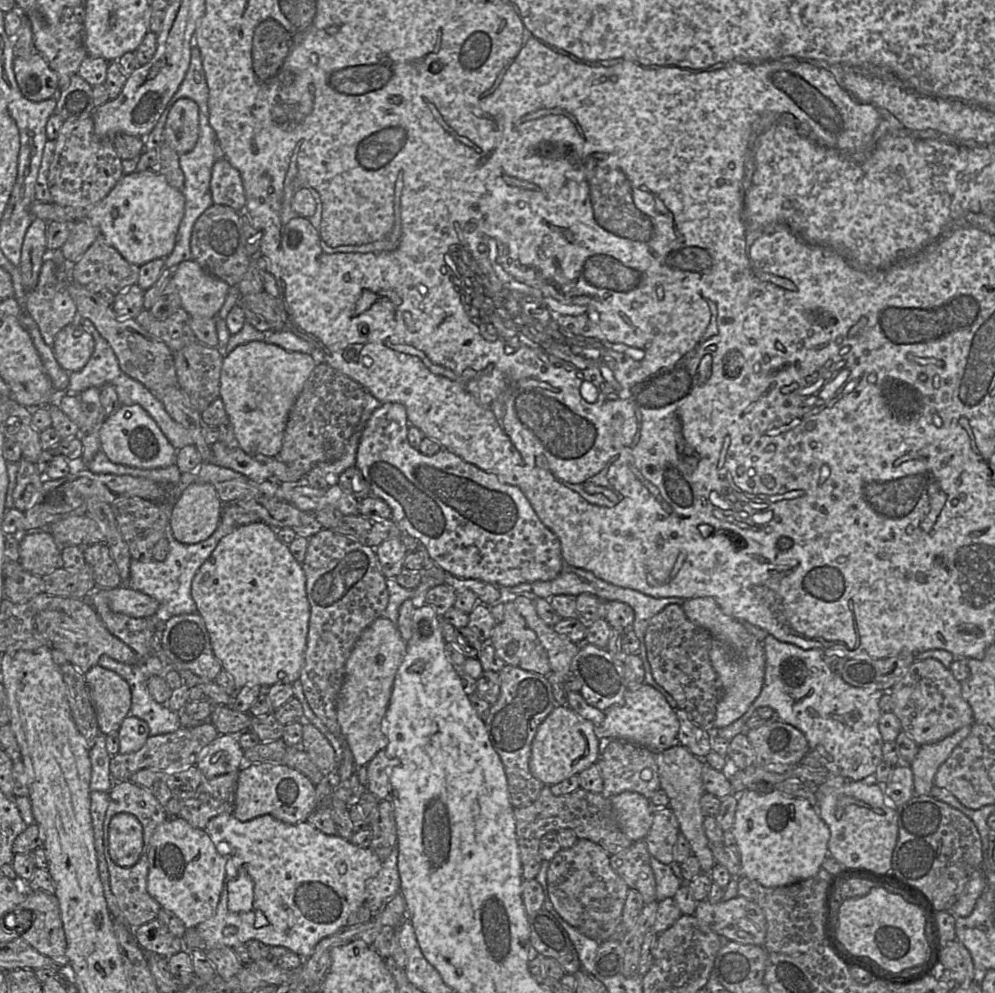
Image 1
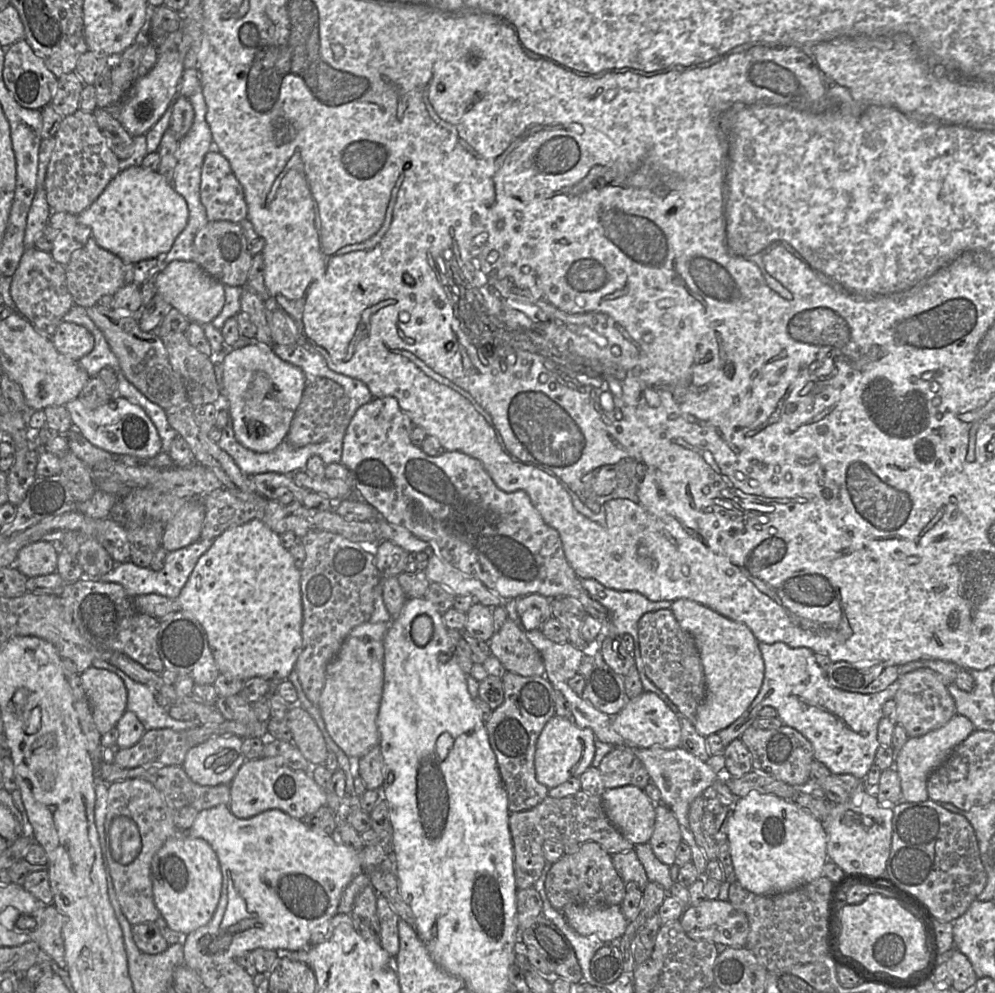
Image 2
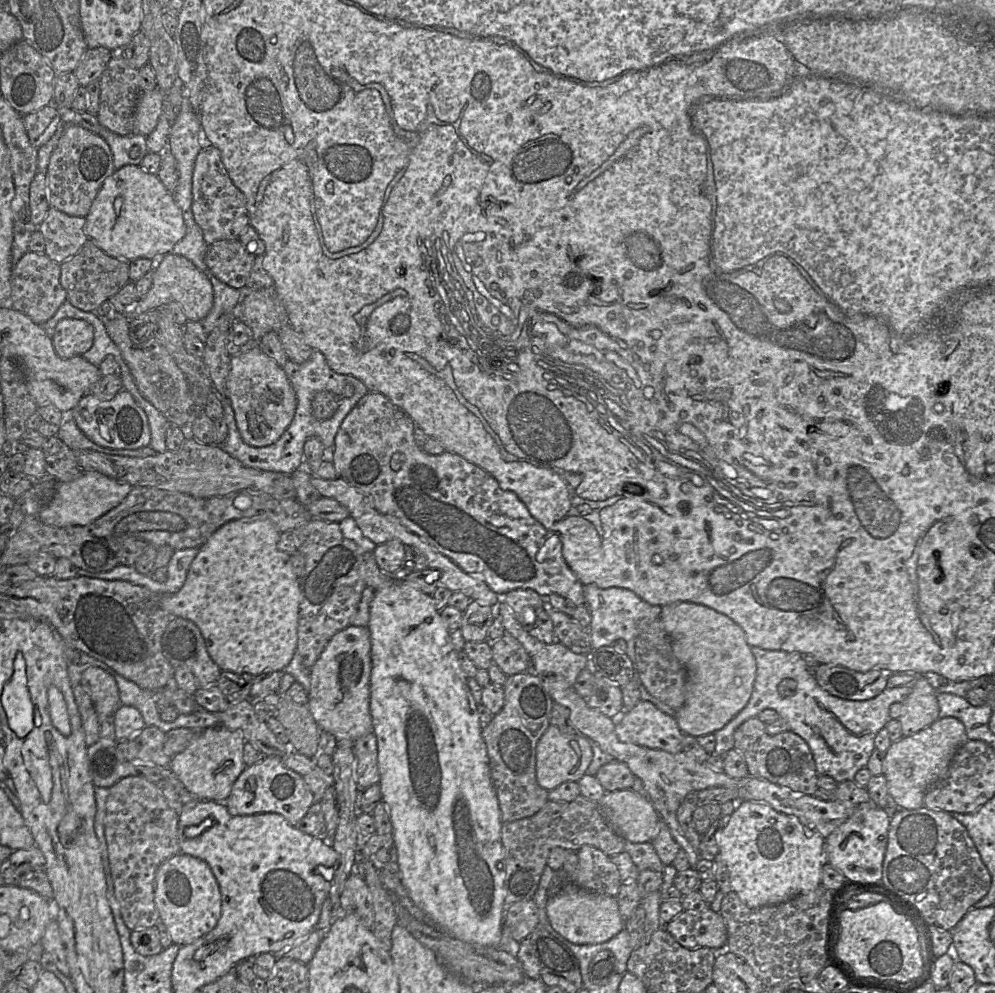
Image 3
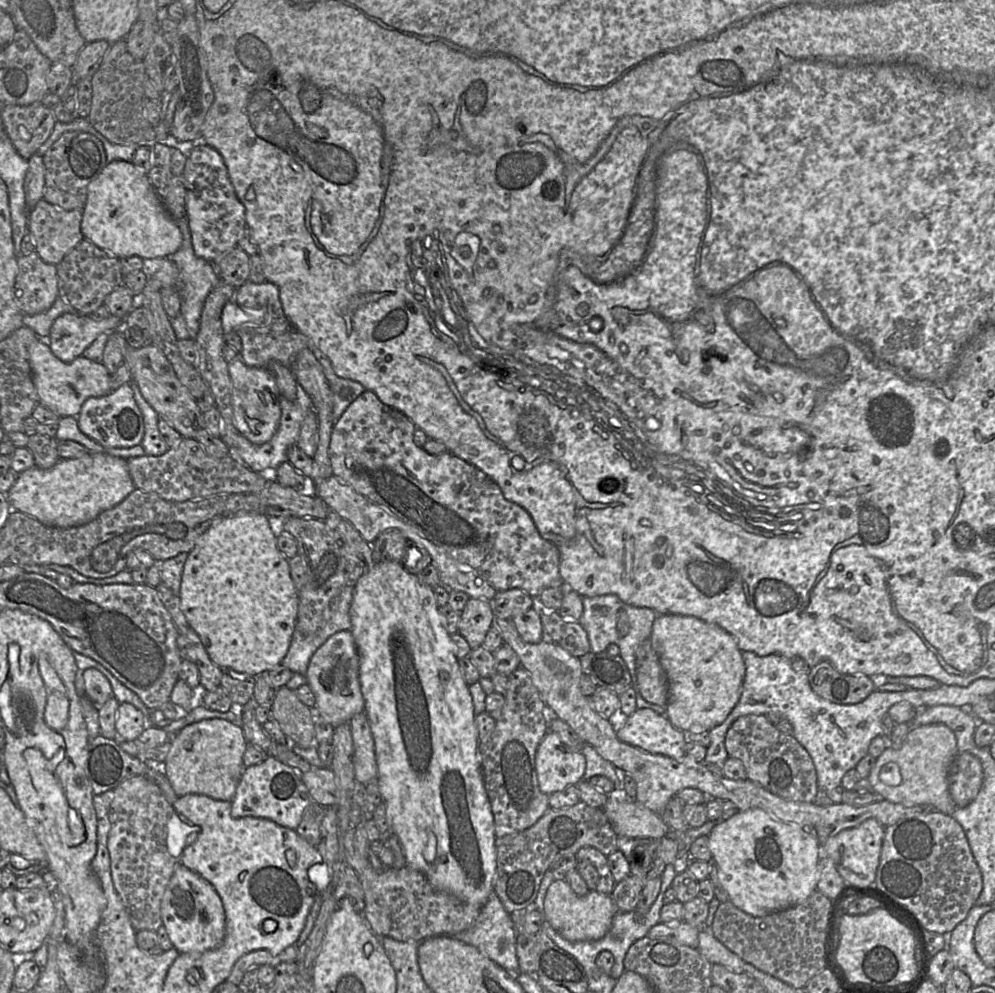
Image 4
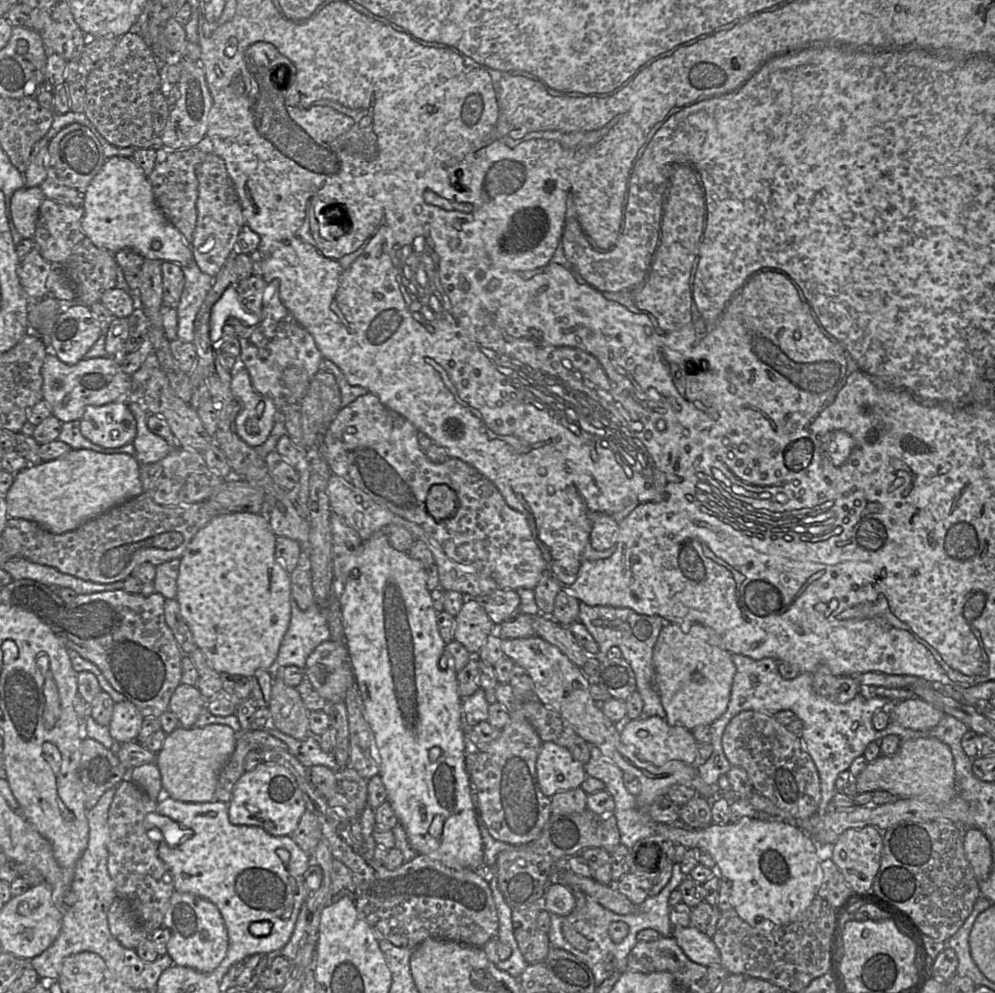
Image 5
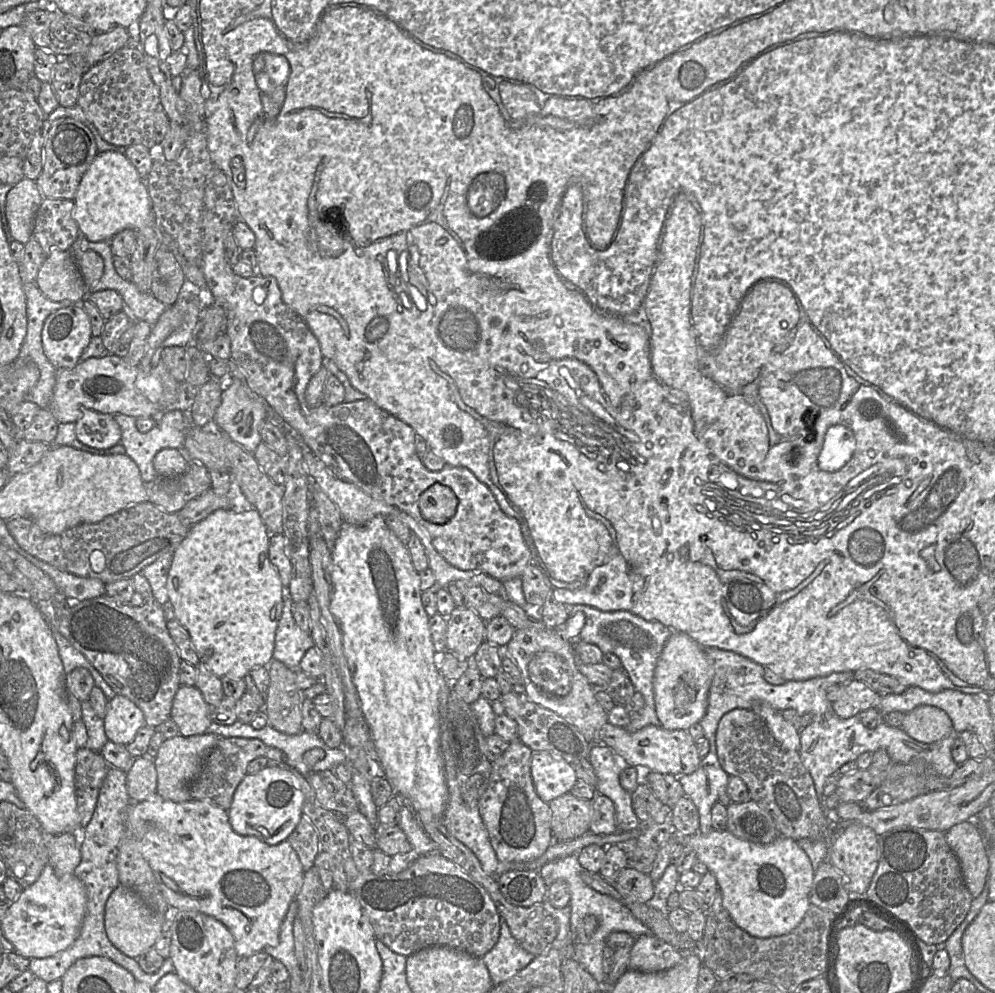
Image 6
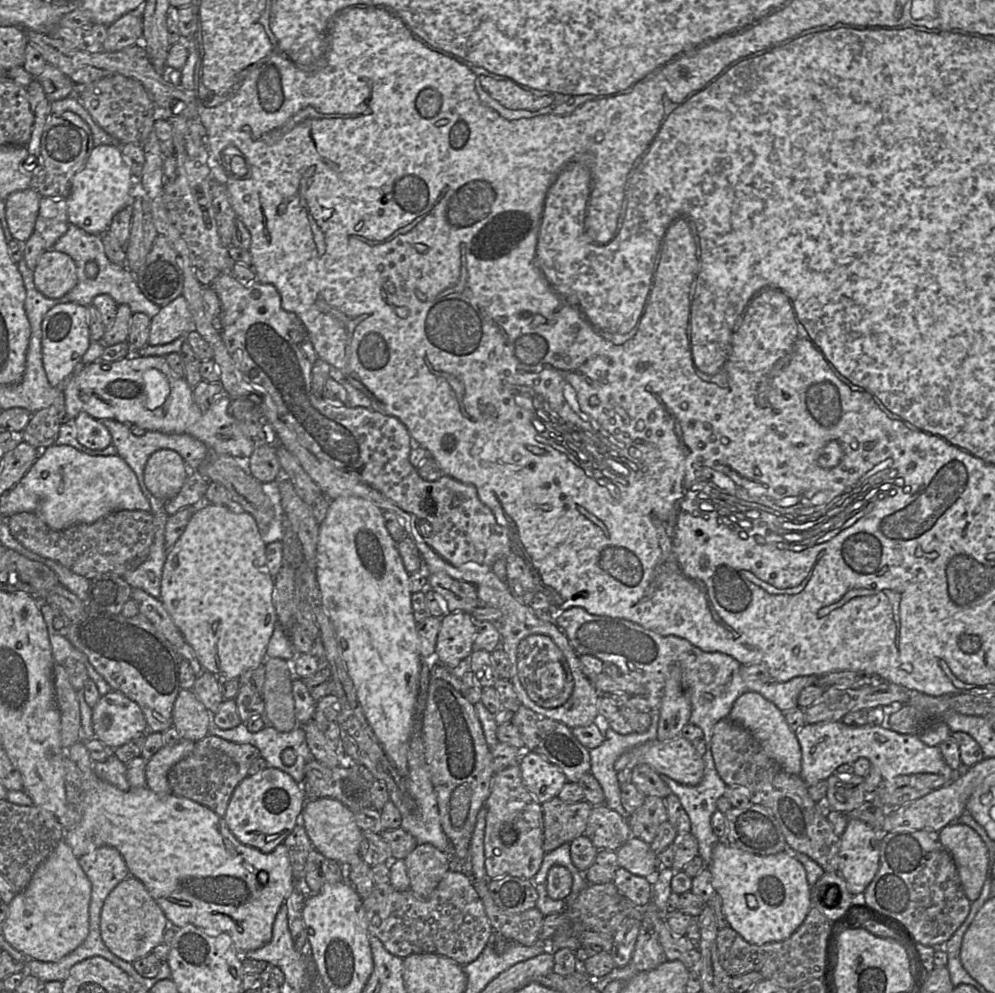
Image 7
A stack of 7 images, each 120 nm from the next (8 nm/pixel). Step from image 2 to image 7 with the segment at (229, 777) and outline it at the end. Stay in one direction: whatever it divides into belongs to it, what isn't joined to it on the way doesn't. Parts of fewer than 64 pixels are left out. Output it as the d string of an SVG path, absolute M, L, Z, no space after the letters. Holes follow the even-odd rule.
M181 739L176 745L163 746L147 761L145 775L146 787L159 795L172 794L168 773L171 768L189 755L196 742Z

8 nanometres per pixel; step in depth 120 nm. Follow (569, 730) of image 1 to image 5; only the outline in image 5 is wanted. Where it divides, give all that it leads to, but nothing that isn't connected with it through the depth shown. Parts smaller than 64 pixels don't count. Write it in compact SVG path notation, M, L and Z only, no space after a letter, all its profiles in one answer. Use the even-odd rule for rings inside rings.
M550 741L541 744L536 775L541 792L548 798L580 787L587 776L584 765L572 757L569 749Z

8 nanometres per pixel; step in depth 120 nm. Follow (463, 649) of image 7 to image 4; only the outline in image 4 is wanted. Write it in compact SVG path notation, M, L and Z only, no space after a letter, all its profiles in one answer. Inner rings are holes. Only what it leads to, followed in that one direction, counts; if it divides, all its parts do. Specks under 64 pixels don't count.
M469 598L460 613L459 630L472 649L481 646L495 622L492 603L485 599Z

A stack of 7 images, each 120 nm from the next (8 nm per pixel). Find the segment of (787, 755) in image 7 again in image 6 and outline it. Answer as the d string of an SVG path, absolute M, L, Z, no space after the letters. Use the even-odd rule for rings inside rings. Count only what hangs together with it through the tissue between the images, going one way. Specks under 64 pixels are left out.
M756 703L752 710L766 723L775 740L785 750L800 752L800 731L767 703Z

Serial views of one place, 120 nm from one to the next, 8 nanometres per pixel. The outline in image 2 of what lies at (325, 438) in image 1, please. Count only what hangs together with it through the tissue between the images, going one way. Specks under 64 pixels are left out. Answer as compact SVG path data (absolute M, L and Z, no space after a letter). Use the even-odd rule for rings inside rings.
M328 378L308 382L285 440L293 447L323 441L342 423L348 406L349 398L340 384Z

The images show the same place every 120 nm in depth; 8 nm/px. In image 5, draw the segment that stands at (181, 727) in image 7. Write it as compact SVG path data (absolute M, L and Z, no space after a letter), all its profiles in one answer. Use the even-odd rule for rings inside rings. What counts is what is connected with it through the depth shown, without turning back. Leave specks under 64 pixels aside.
M180 684L170 698L168 710L176 716L179 727L190 729L205 708L207 700L196 686Z

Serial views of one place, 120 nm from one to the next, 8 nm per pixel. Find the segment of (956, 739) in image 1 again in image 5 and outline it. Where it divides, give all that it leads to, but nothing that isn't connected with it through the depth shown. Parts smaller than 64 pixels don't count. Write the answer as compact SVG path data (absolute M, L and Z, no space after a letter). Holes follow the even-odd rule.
M935 737L902 741L894 755L880 755L868 762L854 779L858 793L885 790L897 798L917 798L933 803L949 803L958 795L951 749Z

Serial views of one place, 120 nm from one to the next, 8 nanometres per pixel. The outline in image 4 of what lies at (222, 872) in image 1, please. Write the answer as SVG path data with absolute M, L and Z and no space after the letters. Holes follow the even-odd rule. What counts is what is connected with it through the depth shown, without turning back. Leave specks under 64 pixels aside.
M180 863L162 898L161 916L169 939L180 954L216 949L224 940L226 918L221 897L211 883Z

